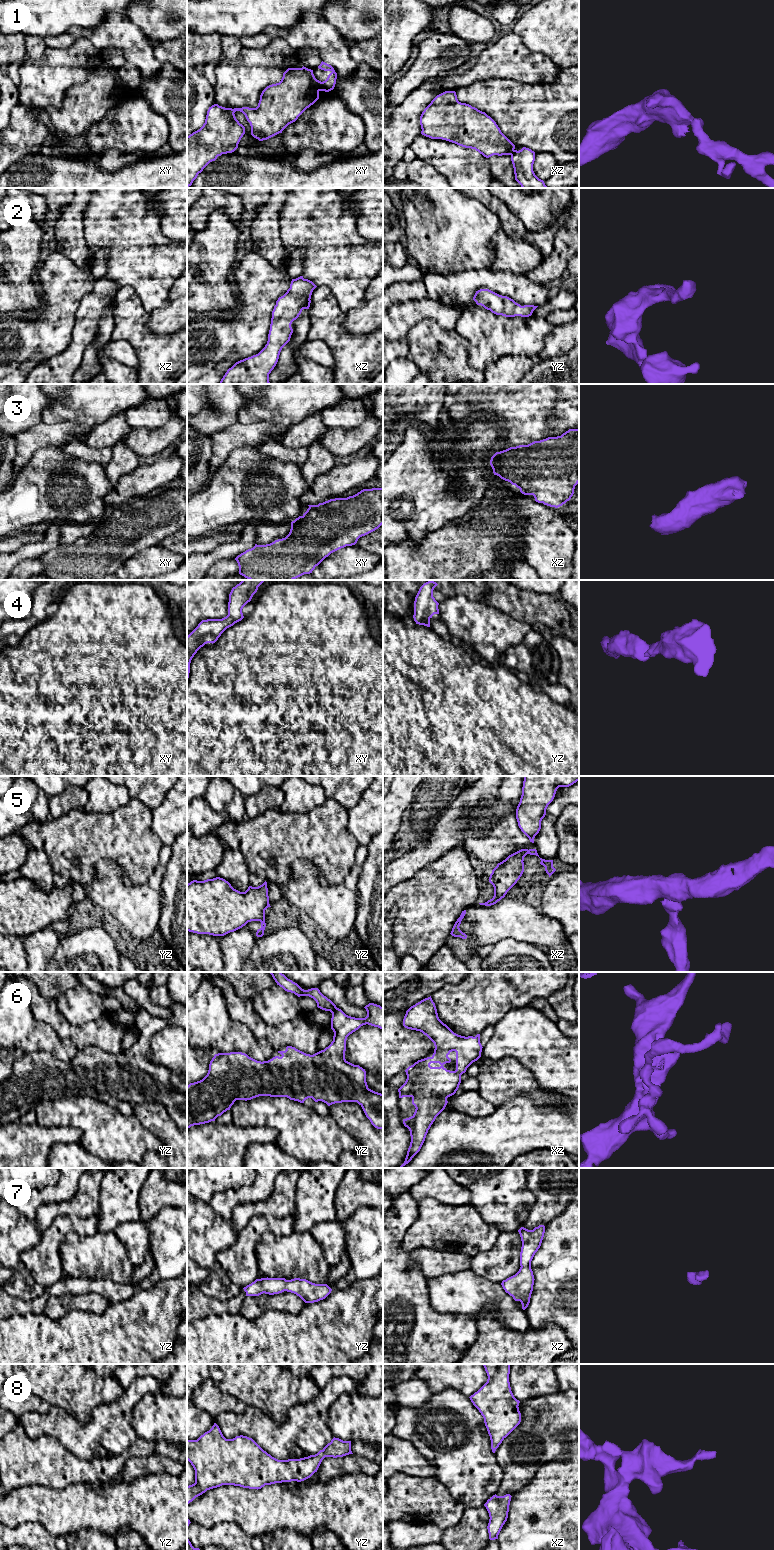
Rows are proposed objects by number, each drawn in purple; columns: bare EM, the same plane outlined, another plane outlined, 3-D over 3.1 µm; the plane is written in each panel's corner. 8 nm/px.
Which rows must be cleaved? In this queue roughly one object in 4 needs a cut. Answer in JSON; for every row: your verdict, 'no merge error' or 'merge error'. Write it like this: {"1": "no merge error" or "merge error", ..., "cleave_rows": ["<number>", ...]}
{"1": "merge error", "2": "no merge error", "3": "no merge error", "4": "no merge error", "5": "merge error", "6": "no merge error", "7": "no merge error", "8": "no merge error", "cleave_rows": ["1", "5"]}

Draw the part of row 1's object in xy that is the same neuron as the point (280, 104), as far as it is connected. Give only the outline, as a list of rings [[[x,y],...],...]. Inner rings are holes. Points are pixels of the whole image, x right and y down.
[[[306,67],[288,68],[284,73],[281,81],[276,84],[267,86],[260,95],[260,100],[256,108],[225,108],[214,104],[209,107],[203,126],[187,136],[187,188],[192,185],[198,174],[212,161],[215,161],[222,154],[232,153],[238,148],[238,144],[245,134],[245,127],[239,123],[235,117],[235,112],[242,112],[251,126],[251,135],[259,141],[267,140],[282,131],[291,123],[295,122],[298,117],[311,105],[319,99],[319,84],[313,74],[313,70]]]

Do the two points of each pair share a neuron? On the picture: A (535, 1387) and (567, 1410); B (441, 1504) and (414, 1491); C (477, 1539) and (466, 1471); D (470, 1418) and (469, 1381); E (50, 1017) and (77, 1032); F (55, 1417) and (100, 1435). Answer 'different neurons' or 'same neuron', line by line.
A: different neurons
B: same neuron
C: different neurons
D: different neurons
E: same neuron
F: same neuron

